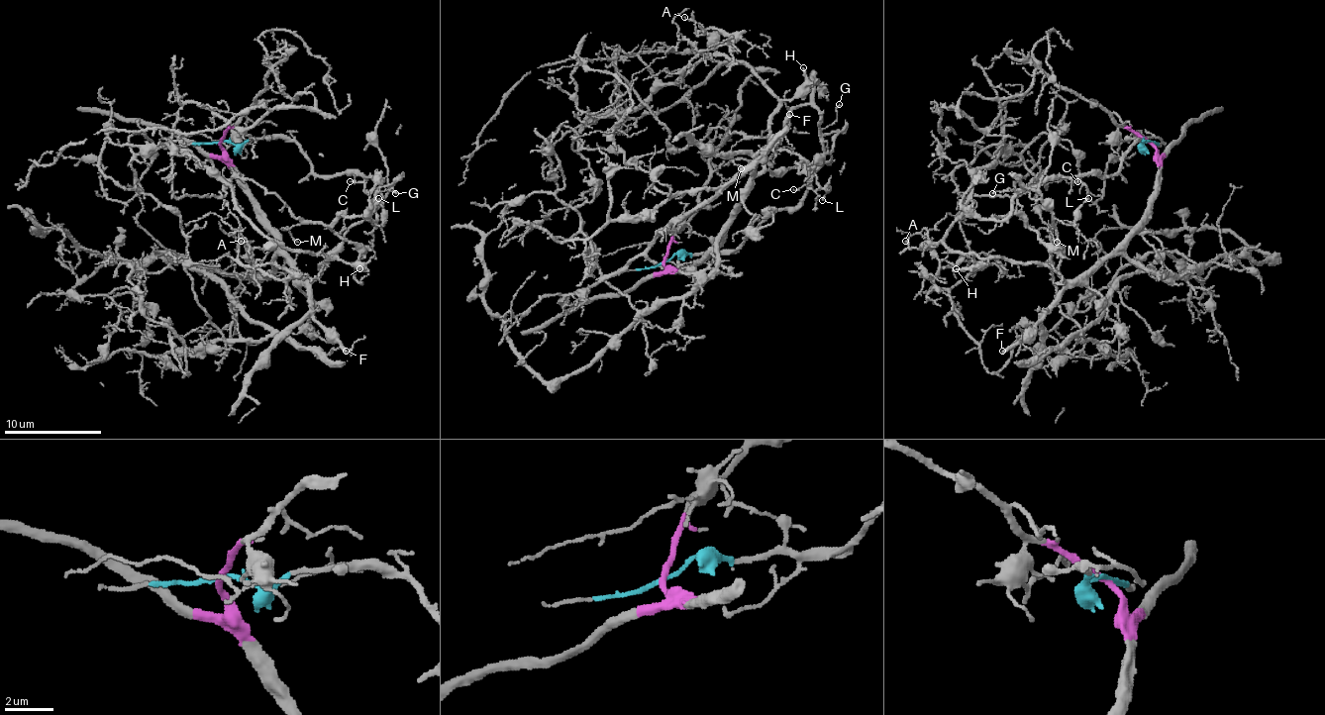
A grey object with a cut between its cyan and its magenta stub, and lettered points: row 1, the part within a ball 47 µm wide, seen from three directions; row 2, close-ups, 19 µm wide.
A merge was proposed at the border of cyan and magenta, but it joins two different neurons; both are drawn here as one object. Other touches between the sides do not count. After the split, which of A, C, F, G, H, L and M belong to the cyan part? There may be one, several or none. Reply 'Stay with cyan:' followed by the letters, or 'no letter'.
Stay with cyan: C, G, M

